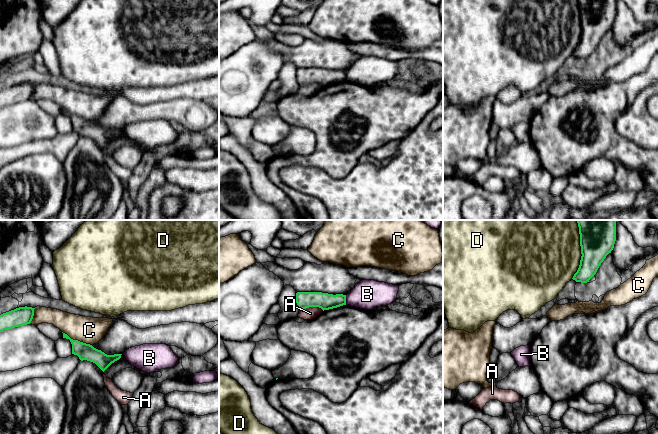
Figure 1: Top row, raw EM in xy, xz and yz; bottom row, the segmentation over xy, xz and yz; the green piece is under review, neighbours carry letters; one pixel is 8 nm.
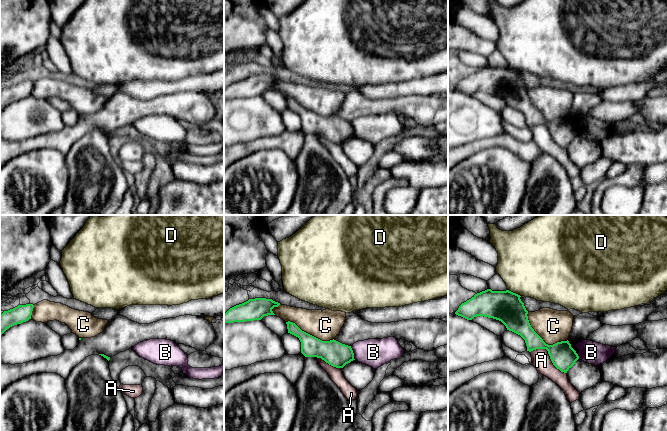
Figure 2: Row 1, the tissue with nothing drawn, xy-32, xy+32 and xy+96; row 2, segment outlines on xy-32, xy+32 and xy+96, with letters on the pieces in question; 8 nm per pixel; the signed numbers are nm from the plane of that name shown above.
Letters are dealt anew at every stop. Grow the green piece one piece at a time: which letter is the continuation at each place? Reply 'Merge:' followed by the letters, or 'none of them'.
Merge: none of them

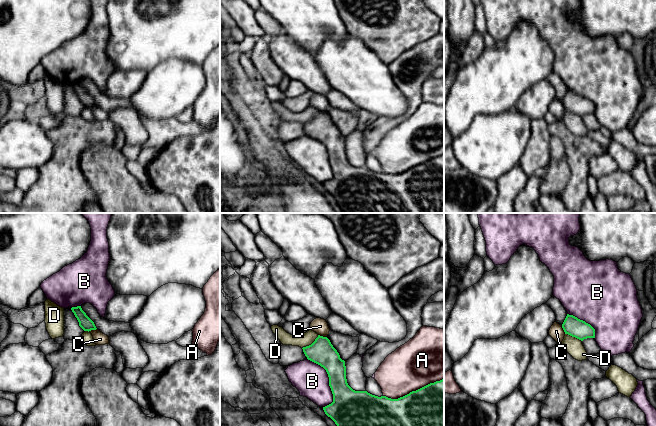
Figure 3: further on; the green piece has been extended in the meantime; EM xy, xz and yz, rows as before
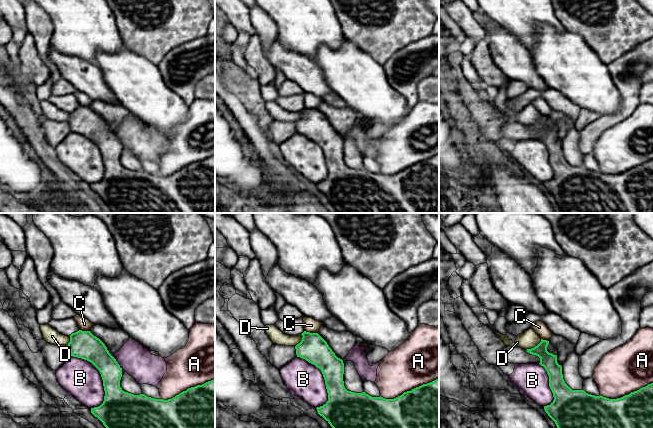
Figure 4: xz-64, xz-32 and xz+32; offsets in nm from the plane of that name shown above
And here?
Merge: none of them

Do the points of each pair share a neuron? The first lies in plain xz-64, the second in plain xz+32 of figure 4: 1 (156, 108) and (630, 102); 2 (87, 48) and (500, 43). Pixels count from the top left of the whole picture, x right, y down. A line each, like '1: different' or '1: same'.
1: different
2: different

